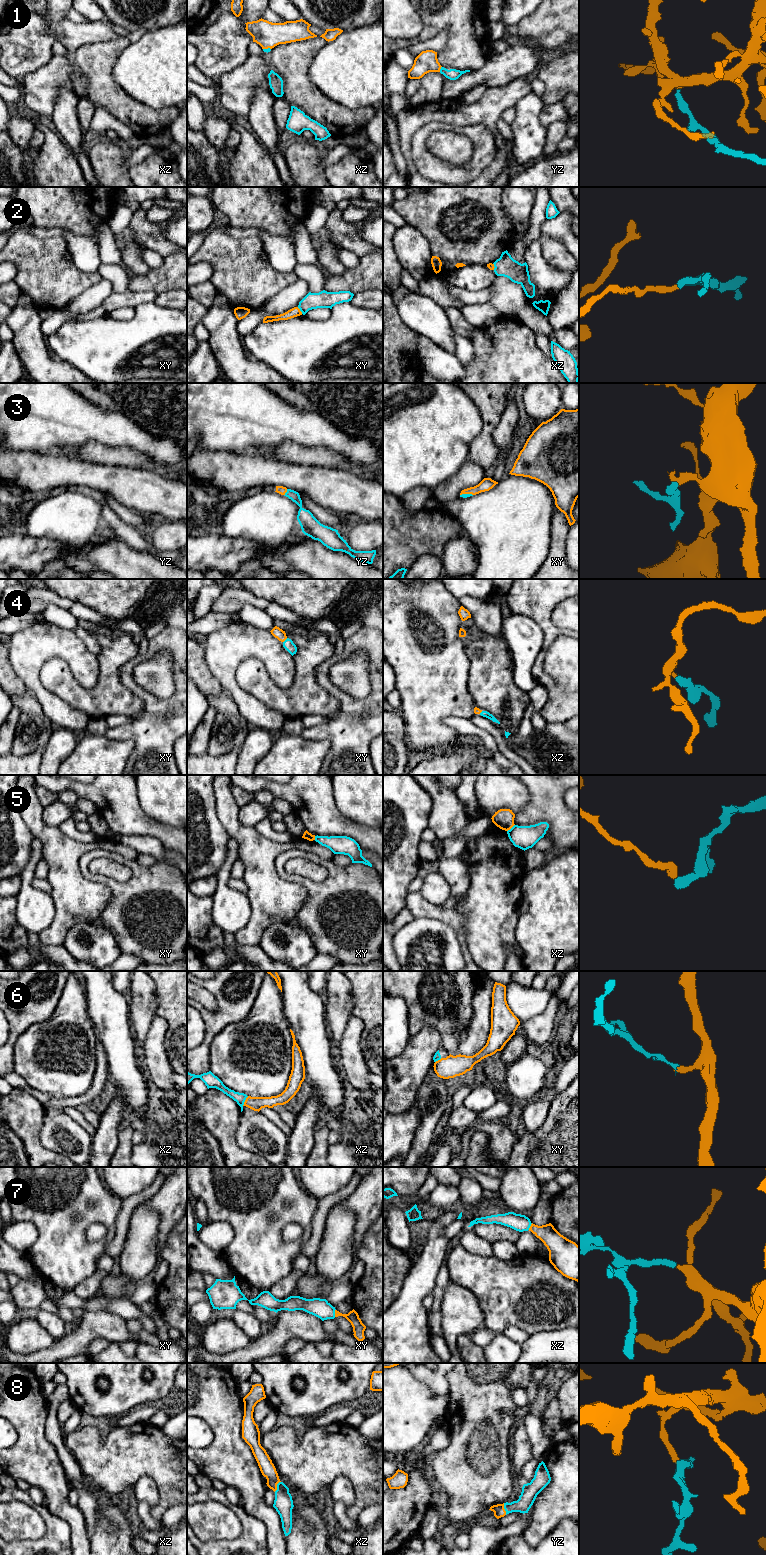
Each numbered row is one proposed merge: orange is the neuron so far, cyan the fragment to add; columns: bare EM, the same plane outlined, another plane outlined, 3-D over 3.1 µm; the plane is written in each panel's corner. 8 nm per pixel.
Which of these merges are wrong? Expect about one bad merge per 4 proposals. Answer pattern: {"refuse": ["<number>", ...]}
{"refuse": ["5", "6"]}

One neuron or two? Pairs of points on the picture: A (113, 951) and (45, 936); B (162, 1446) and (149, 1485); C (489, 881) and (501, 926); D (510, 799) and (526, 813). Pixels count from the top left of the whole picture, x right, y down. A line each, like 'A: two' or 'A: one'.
A: two
B: two
C: one
D: two

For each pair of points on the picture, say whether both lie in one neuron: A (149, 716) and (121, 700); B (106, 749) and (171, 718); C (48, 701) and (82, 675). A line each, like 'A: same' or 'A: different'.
A: different
B: different
C: same

